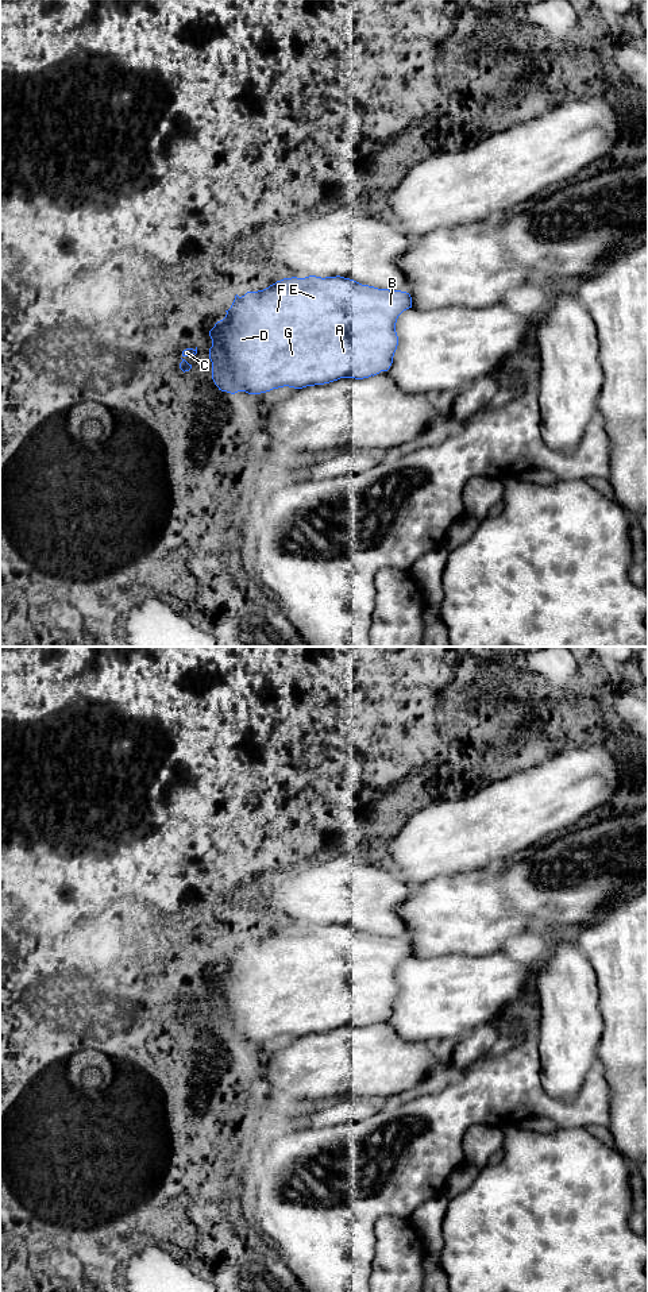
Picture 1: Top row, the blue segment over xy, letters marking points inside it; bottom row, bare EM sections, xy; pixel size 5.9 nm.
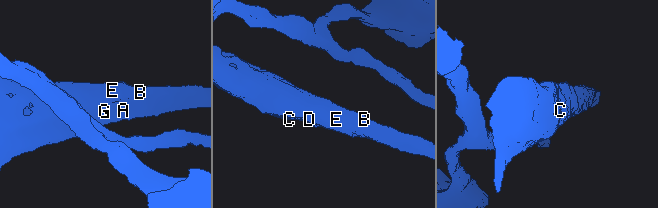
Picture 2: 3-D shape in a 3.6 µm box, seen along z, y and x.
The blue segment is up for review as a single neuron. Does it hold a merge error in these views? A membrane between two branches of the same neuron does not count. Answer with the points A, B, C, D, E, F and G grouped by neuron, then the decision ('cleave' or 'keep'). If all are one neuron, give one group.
A B C D E F G | keep

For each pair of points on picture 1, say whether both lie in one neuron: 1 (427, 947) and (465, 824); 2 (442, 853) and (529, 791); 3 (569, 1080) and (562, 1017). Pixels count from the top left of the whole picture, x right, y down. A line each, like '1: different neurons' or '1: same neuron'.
1: different neurons
2: same neuron
3: same neuron

